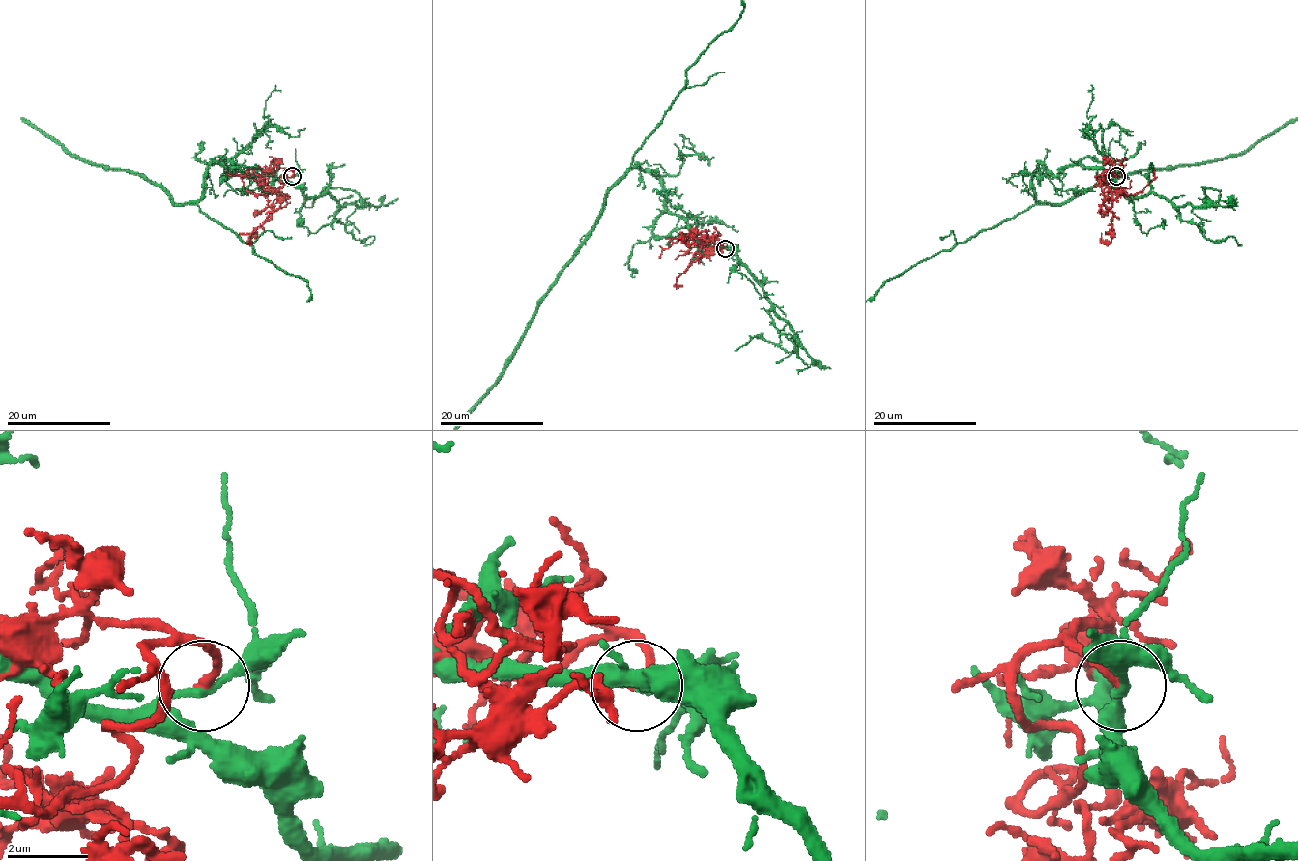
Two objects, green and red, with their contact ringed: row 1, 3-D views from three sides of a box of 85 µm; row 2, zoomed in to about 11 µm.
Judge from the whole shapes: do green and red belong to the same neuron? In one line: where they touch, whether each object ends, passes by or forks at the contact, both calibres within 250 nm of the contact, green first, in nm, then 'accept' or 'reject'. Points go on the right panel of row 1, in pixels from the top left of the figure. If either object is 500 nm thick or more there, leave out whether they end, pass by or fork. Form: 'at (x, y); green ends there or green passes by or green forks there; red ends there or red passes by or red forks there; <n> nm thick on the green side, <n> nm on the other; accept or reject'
at (1116, 176); green passes by; red ends there; 180 nm thick on the green side, 220 nm on the other; reject

